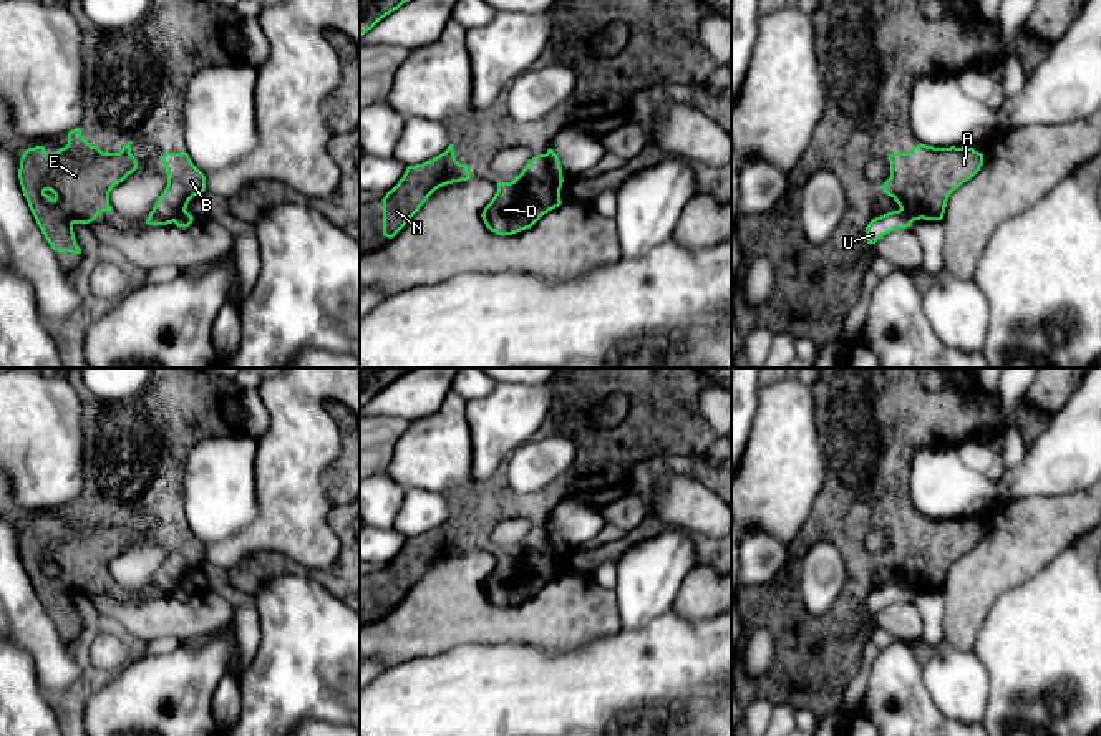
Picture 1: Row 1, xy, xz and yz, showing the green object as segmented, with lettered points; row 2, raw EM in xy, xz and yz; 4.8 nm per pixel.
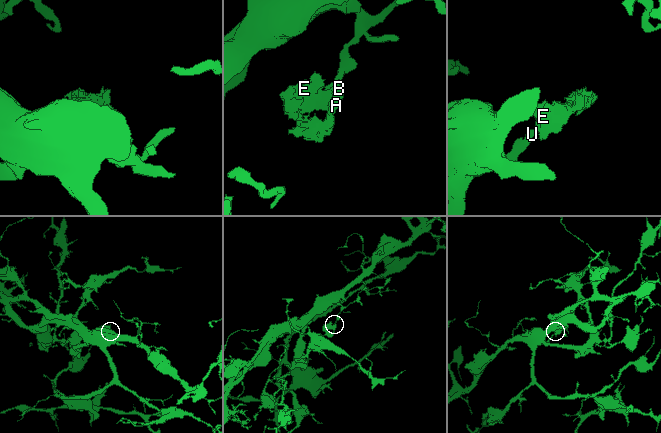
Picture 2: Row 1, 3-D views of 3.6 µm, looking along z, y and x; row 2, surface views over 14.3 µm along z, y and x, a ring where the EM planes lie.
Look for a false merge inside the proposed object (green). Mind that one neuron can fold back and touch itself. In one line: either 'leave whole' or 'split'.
split

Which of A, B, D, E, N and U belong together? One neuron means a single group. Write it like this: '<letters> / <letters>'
A B D E N / U

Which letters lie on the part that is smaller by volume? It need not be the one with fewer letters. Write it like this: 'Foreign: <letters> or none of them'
Foreign: A, B, D, E, N

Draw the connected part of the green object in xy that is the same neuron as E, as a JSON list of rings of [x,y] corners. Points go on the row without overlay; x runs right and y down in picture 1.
[[[76,499],[68,504],[68,516],[55,525],[46,525],[45,517],[28,519],[23,524],[18,540],[20,557],[41,605],[55,623],[81,625],[73,597],[90,595],[99,583],[113,582],[111,560],[138,540],[131,516],[133,512],[119,524],[103,524],[98,517],[91,517]]]

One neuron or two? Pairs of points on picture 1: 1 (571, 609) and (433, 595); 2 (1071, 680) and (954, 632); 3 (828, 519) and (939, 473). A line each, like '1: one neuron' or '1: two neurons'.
1: one neuron
2: two neurons
3: two neurons

